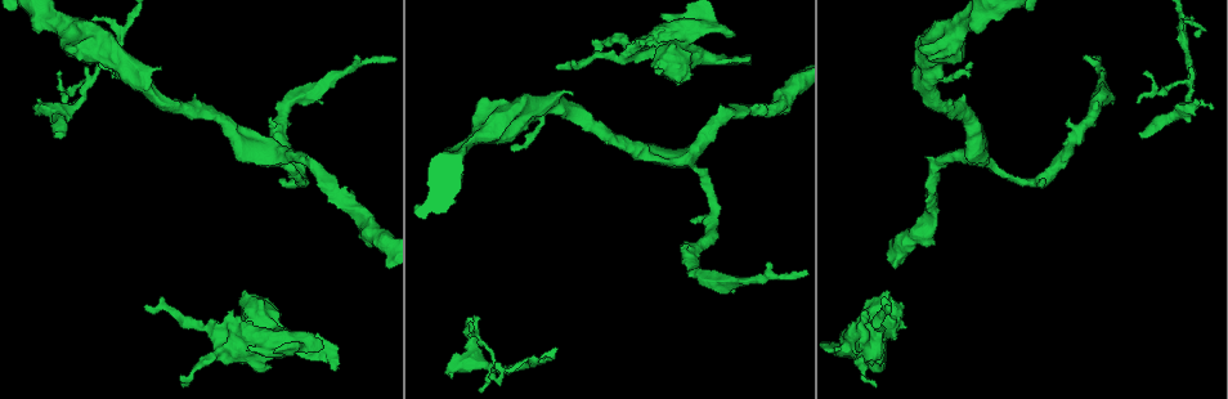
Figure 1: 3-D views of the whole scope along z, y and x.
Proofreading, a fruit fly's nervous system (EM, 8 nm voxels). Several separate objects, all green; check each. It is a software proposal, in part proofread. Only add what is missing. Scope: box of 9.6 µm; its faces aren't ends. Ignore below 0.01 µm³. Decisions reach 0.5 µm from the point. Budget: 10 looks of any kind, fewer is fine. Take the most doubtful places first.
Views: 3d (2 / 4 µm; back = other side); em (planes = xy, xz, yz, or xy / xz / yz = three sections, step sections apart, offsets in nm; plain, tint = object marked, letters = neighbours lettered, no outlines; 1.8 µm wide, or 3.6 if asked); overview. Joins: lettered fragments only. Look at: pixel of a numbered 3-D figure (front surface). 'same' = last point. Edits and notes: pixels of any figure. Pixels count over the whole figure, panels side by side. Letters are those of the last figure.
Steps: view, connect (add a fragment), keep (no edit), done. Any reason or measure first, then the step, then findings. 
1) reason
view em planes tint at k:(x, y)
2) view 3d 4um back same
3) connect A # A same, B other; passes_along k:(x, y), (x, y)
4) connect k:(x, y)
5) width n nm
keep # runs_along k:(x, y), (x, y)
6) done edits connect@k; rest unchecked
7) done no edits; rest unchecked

free end
view 3d 4um at 1:(569, 92)

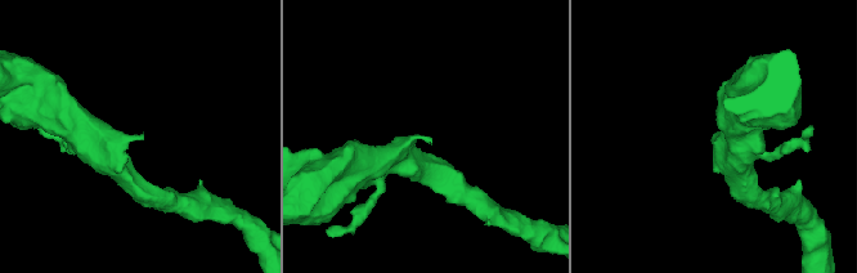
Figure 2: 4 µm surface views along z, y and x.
shape alone is not enough
view em planes letters at 2:(717, 131)

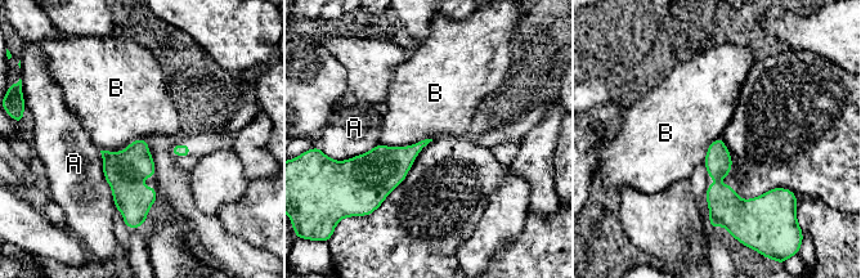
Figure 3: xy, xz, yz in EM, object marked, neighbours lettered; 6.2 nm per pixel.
keep # A other, B other; border 3:(433, 139), (407, 146), (380, 144); no lettered fragment goes on from it

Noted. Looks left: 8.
abrupt turn
view 3d 4um at 1:(1191, 86)

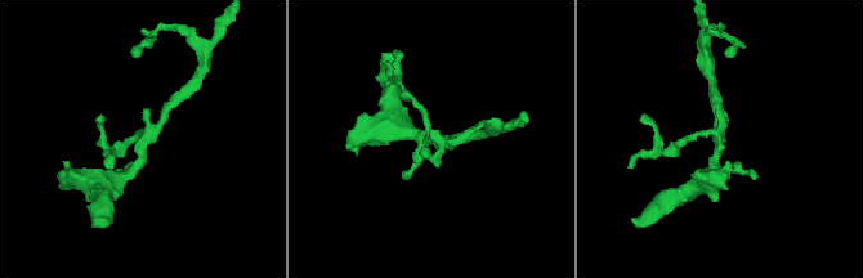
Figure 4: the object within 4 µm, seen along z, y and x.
arms 3
view em xz step 16 tint at 4:(718, 140)

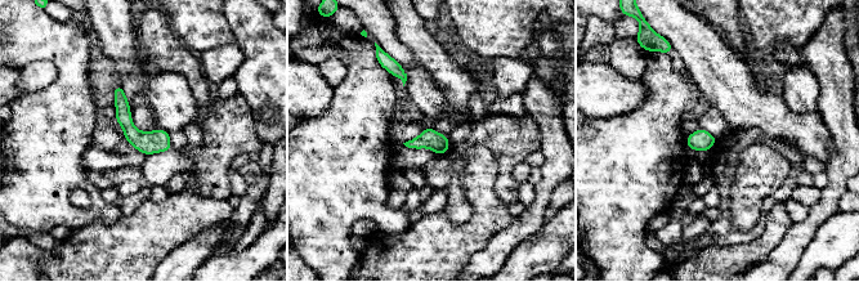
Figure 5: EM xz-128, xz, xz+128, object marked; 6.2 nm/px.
cut it another way
view em planes letters same

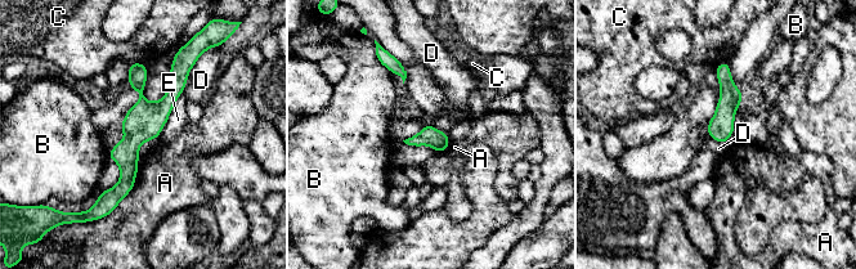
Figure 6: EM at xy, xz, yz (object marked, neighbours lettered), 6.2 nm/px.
longest_contact A 400 nm
keep # A other, B other, C other, D other, E other; none of them fits

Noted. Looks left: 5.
branch stops here
view 3d 2um at 1:(560, 68)

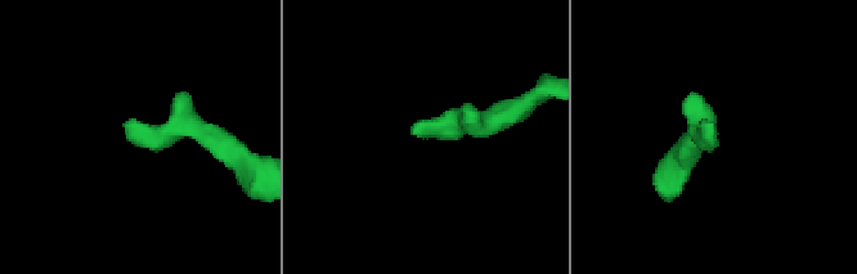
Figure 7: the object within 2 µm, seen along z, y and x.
view em yz step 4 tint at 7:(417, 126)

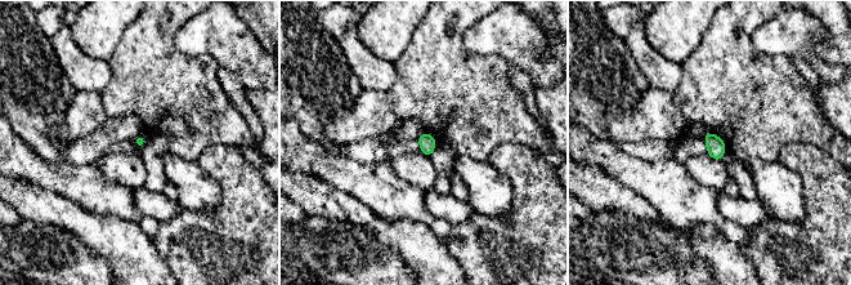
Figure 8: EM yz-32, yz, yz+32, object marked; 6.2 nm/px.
what lies round it
view em yz step 4 letters same

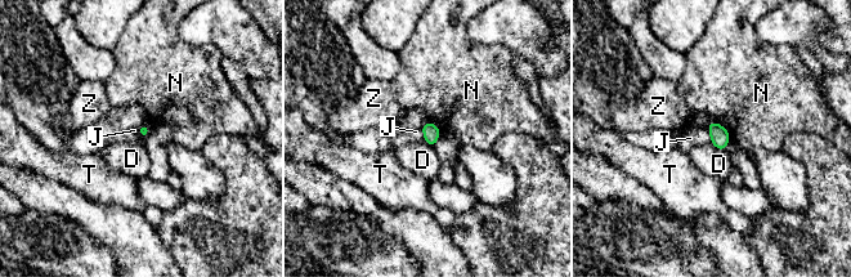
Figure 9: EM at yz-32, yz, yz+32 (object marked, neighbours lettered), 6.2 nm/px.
keep # D other, J other, N other, T other, Z other; border 9:(706, 128), (711, 142); no lettered fragment goes on from it

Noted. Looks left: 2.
free end
view em xz step 4 letters at 1:(61, 135)

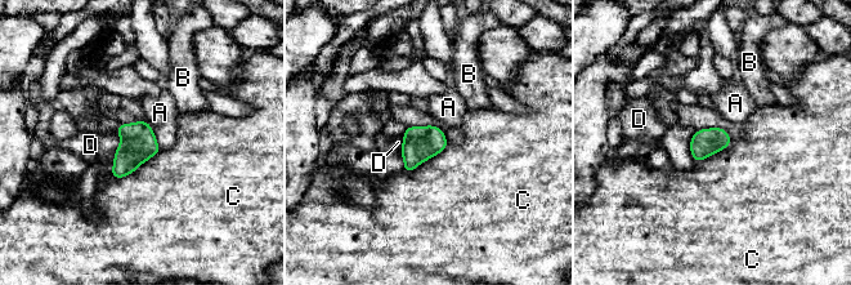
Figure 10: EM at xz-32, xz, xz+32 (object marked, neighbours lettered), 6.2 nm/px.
keep # A other, B other, C other, D other; border 10:(726, 129), (730, 143), (694, 163); none of them fits

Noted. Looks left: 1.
done no edits; rest unchecked

